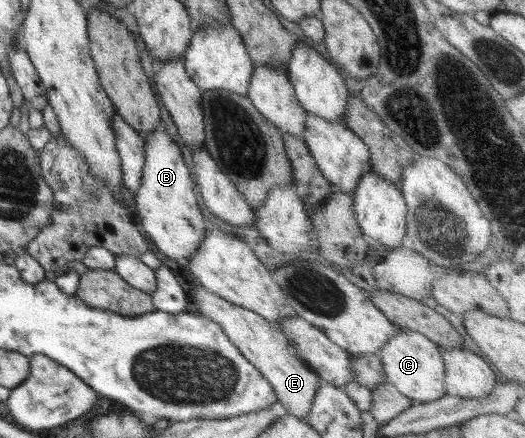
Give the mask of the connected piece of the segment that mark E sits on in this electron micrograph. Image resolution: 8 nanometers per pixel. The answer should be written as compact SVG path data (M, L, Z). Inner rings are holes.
M202 285L192 292L195 292L195 302L199 304L202 316L219 324L229 341L237 347L239 353L253 364L271 384L276 399L284 408L284 413L299 419L309 417L313 399L319 389L319 378L311 370L311 367L297 355L295 348L291 346L280 328L276 324L269 323L259 314L209 292Z

